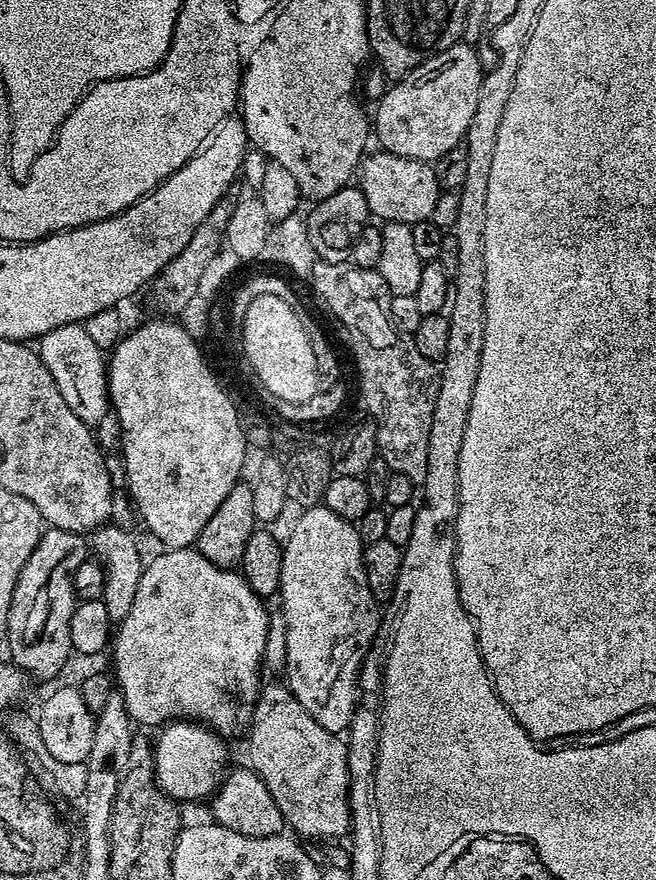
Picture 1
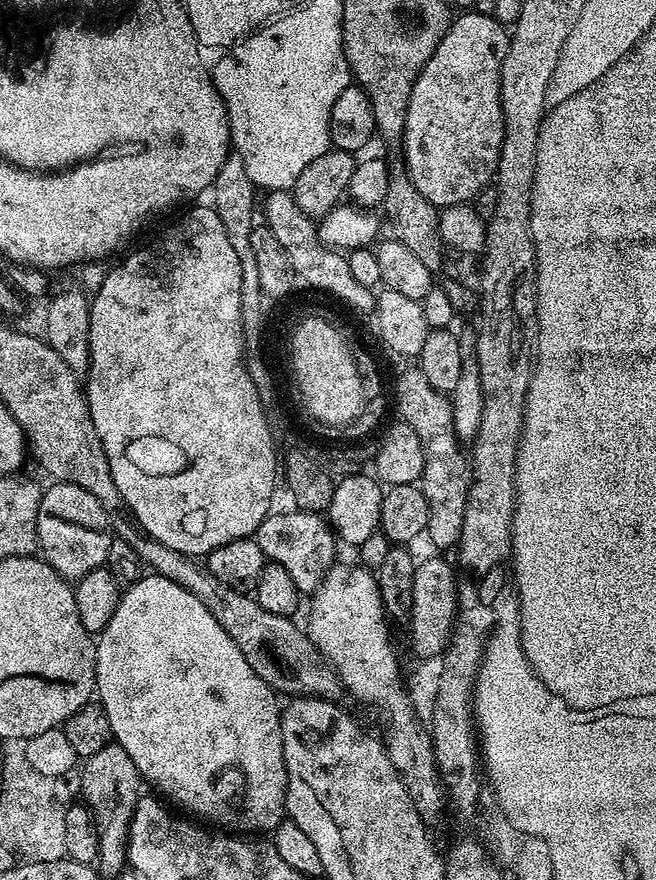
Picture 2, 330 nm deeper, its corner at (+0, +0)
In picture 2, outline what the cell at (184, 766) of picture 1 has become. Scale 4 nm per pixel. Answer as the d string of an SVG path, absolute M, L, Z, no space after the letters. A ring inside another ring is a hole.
M155 574L141 576L138 583L127 585L123 589L118 602L118 610L114 610L114 618L110 618L110 622L106 622L106 626L98 633L95 646L95 695L98 697L99 704L106 710L106 718L110 718L112 740L130 754L130 759L137 766L141 777L147 783L149 780L157 788L155 789L157 793L165 792L173 800L171 801L173 805L181 804L186 811L193 812L193 814L188 813L193 817L201 816L201 818L196 818L201 821L209 820L209 822L204 822L232 834L268 834L285 820L284 803L288 789L288 775L286 774L286 758L282 750L281 701L276 701L277 693L246 662L246 657L235 645L234 638L230 638L230 634L226 634L226 630L218 626L218 618L214 618L214 614L210 614L208 607L198 602L198 598L190 594L190 590L178 586L178 582L172 582L170 578L162 578Z

